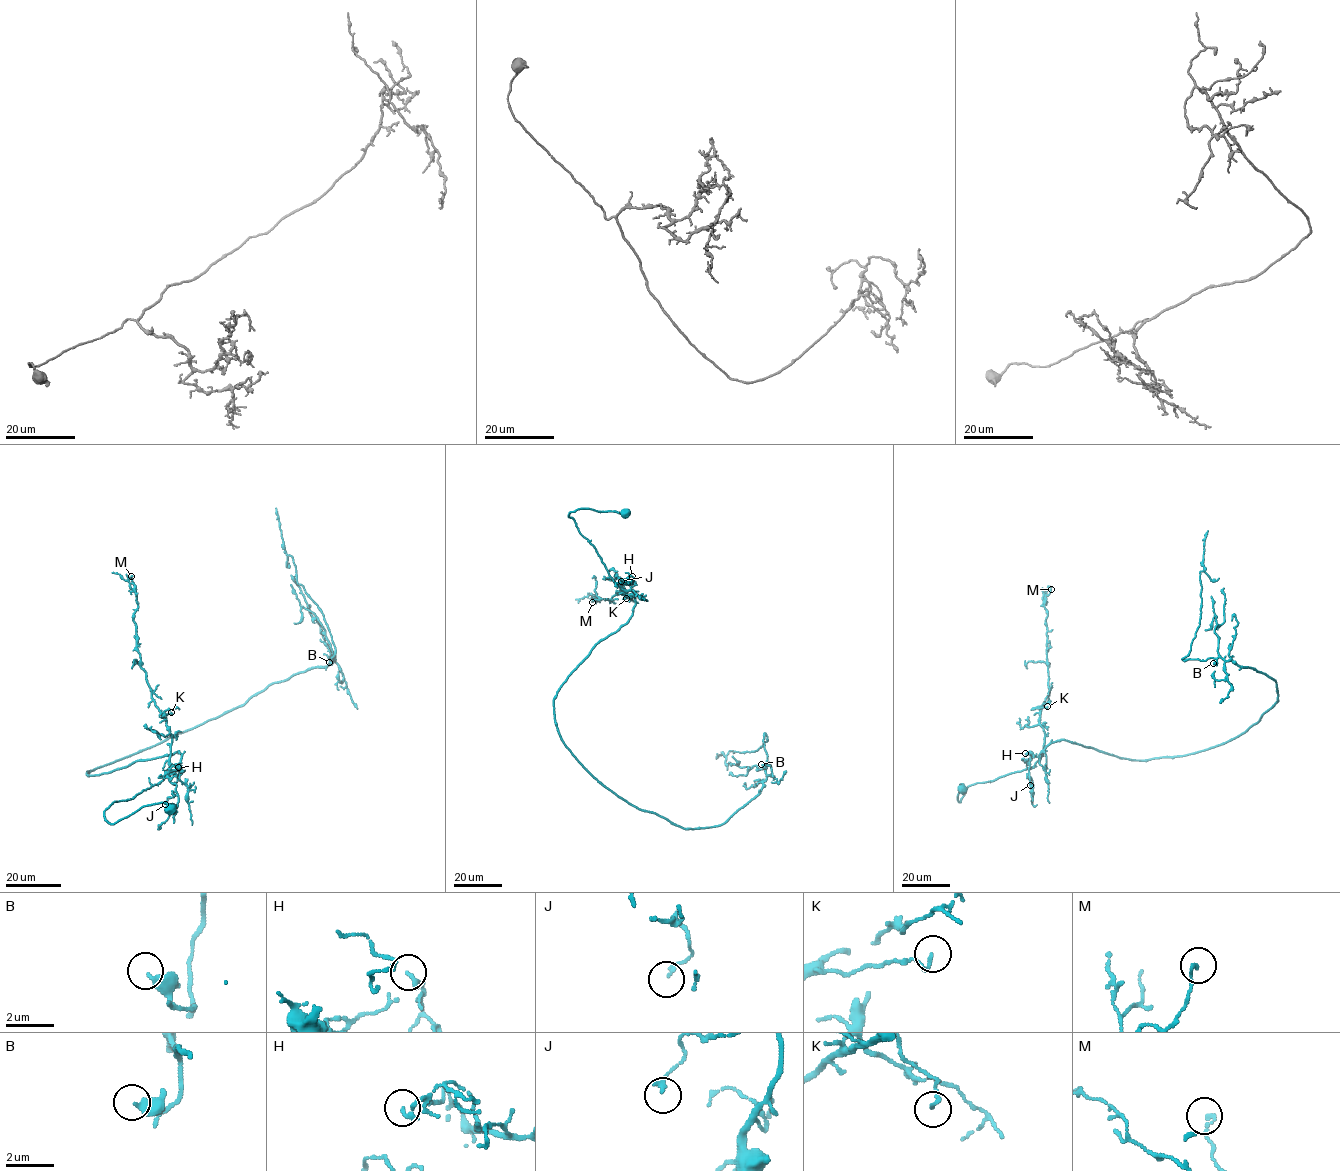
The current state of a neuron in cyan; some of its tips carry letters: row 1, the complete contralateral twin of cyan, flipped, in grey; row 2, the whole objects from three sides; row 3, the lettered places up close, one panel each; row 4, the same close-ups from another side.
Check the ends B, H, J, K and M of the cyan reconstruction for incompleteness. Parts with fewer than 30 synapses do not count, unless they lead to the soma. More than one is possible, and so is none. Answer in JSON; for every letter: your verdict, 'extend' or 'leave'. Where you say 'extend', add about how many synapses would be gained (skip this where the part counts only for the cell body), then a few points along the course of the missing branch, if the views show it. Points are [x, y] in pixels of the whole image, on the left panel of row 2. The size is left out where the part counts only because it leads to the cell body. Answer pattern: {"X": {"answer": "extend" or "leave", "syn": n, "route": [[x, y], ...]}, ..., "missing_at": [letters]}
{"B": {"answer": "leave"}, "H": {"answer": "leave"}, "J": {"answer": "leave"}, "K": {"answer": "leave"}, "M": {"answer": "leave"}, "missing_at": []}

